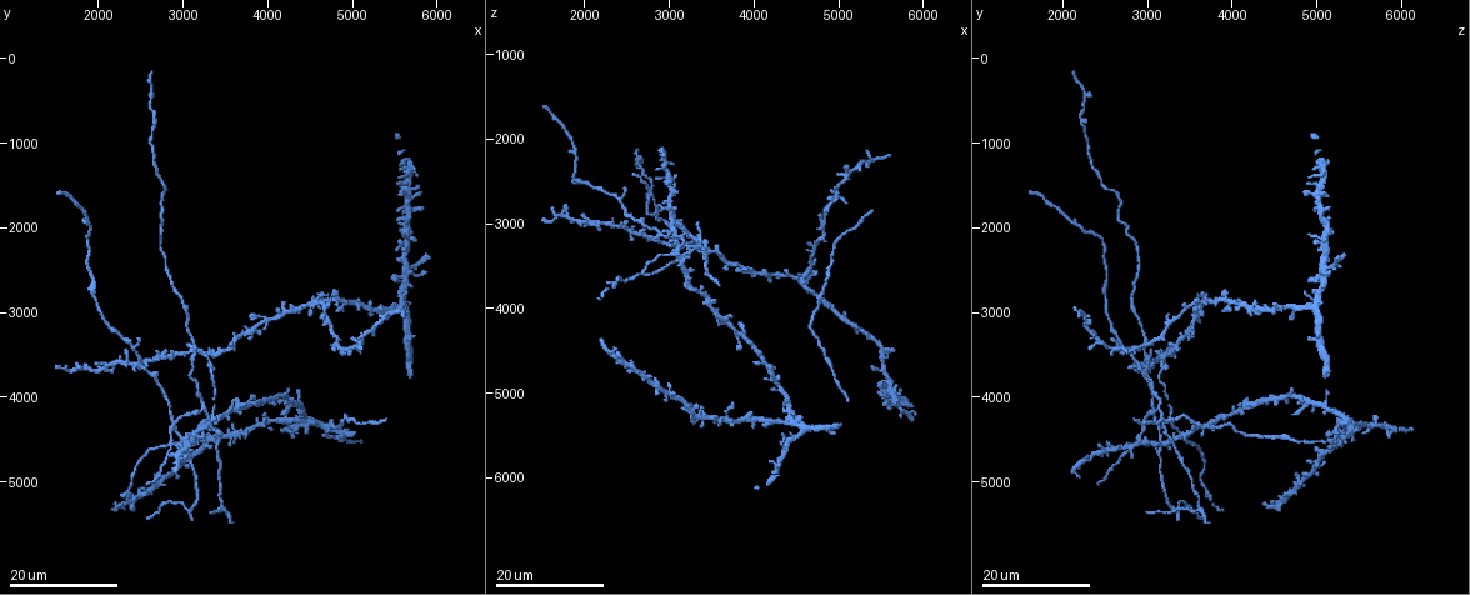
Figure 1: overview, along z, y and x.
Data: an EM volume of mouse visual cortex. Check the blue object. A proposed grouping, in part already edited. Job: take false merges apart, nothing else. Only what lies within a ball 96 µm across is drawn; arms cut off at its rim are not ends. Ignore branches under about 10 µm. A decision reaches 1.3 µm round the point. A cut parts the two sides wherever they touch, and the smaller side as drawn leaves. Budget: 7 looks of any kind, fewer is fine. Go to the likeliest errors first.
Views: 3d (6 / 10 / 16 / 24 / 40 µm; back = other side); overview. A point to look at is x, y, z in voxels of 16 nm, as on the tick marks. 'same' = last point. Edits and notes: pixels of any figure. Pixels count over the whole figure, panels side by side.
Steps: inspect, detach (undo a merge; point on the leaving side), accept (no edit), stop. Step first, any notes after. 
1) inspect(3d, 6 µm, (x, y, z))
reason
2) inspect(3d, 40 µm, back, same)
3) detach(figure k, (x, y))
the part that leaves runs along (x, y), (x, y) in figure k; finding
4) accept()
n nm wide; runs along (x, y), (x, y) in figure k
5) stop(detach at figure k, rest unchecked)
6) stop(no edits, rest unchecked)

inspect(3d, 16 µm, (3150, 4450, 3450))
four or more arms meet

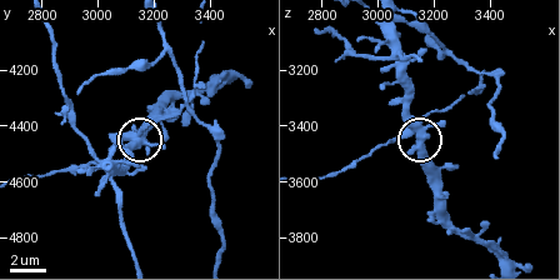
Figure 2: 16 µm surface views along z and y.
inspect(3d, 6 µm, (3110, 4440, 3420))

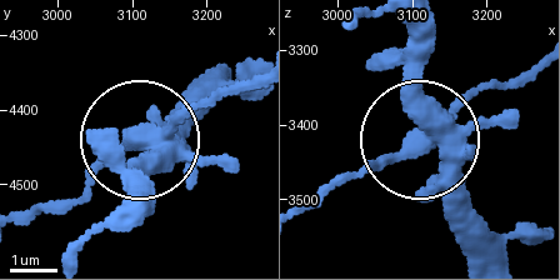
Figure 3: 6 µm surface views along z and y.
accept()
420 nm wide; runs along (408, 29), (413, 149), (344, 180) in figure 3; one cell here

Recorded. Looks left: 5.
inspect(3d, 24 µm, (2850, 4600, 2800))
three arms meet

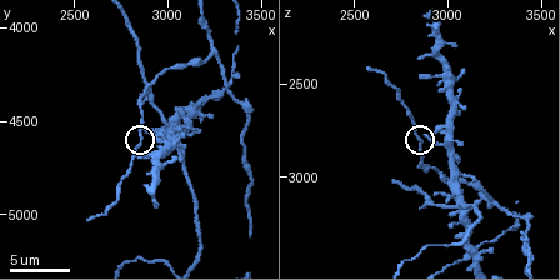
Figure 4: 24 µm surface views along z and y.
inspect(3d, 6 µm, (2860, 4580, 2800))

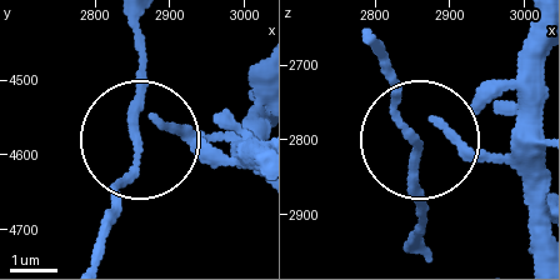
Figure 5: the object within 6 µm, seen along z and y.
accept()
one cell here

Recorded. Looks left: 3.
inspect(3d, 16 µm, (3260, 4120, 3140))
side arm on a straight run

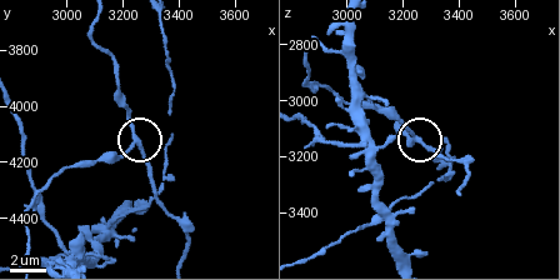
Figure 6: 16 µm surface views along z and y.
accept()
3 arms; one cell here

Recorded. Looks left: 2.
stop(no edits, rest unchecked)

